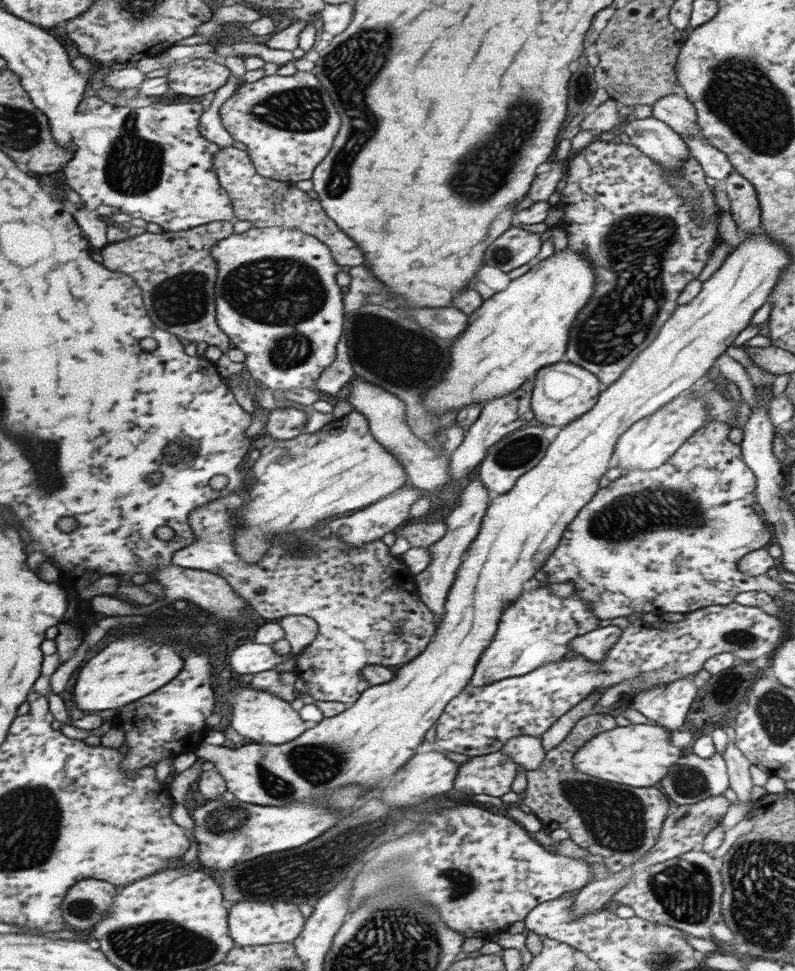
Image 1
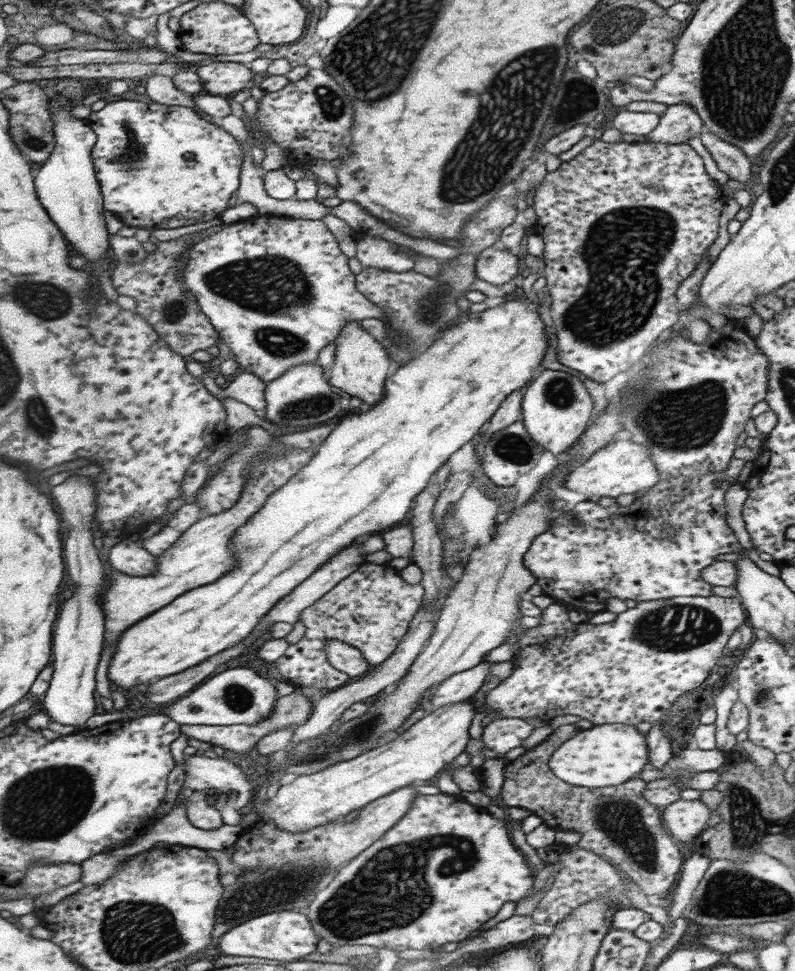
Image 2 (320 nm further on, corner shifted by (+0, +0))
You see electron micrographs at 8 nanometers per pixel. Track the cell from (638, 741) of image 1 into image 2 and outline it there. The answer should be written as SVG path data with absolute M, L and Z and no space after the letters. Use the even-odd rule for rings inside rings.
M613 723L593 725L562 742L547 759L547 766L555 777L567 784L603 788L636 777L647 762L645 737L634 726Z

